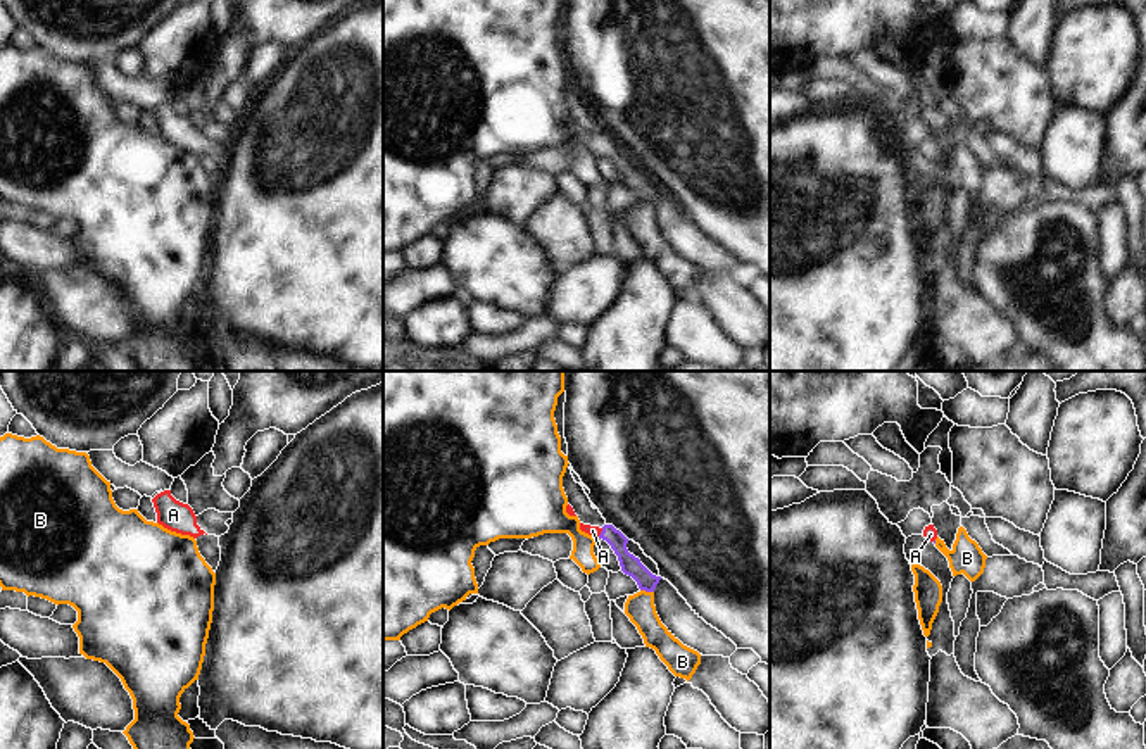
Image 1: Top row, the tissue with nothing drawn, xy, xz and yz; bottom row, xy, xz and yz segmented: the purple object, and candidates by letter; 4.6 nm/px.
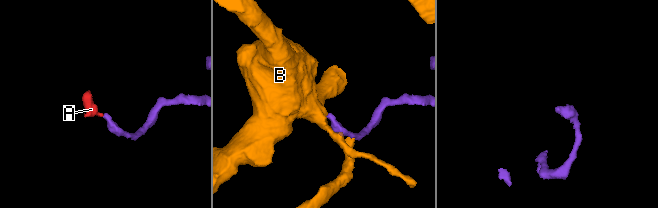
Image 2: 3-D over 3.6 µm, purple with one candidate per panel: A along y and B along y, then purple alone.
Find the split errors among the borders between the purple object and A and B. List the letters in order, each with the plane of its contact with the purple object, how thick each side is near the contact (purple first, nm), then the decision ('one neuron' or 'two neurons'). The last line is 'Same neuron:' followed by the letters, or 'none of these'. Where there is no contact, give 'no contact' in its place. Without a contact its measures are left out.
A: contact in xz; calibres 90 and 50 nm; one neuron
B: contact in xz; calibres 90 and 140 nm; two neurons
Same neuron: A

